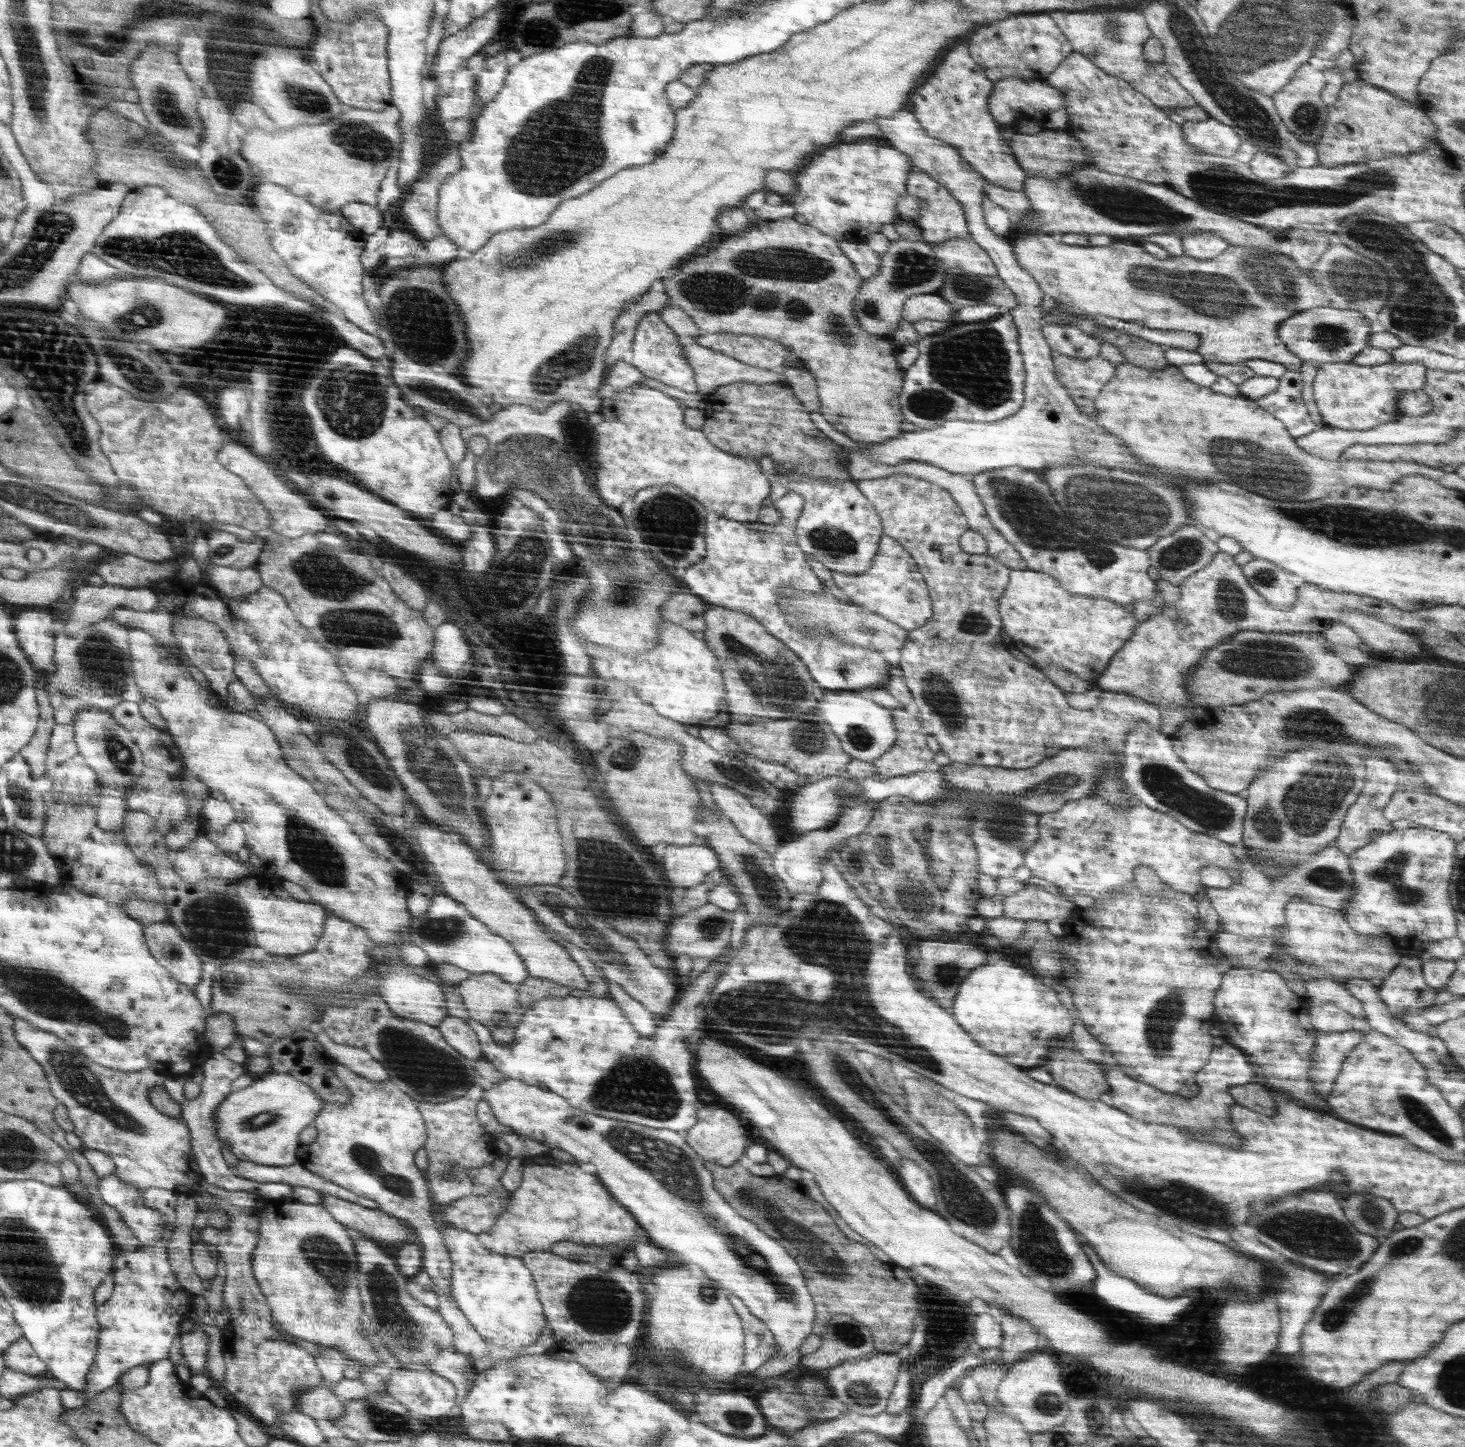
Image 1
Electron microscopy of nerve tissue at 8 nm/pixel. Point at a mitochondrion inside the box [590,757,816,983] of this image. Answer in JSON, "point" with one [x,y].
{"point":[766,888]}

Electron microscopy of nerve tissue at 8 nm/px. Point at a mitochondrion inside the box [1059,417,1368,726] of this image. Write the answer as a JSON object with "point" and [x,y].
{"point":[1241,459]}

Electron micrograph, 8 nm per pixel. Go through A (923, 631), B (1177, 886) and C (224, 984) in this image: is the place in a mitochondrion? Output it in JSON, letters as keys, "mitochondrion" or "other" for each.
{"A":"other","B":"other","C":"mitochondrion"}

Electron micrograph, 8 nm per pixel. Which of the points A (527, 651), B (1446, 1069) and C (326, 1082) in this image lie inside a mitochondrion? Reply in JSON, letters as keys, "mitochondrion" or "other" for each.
{"A":"mitochondrion","B":"mitochondrion","C":"other"}

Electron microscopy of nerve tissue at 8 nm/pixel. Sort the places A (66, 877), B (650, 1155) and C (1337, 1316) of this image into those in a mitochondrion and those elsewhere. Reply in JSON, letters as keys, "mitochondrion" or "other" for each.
{"A":"other","B":"mitochondrion","C":"mitochondrion"}

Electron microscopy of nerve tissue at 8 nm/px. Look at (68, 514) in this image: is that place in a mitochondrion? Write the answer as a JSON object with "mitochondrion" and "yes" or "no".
{"mitochondrion":"yes"}

